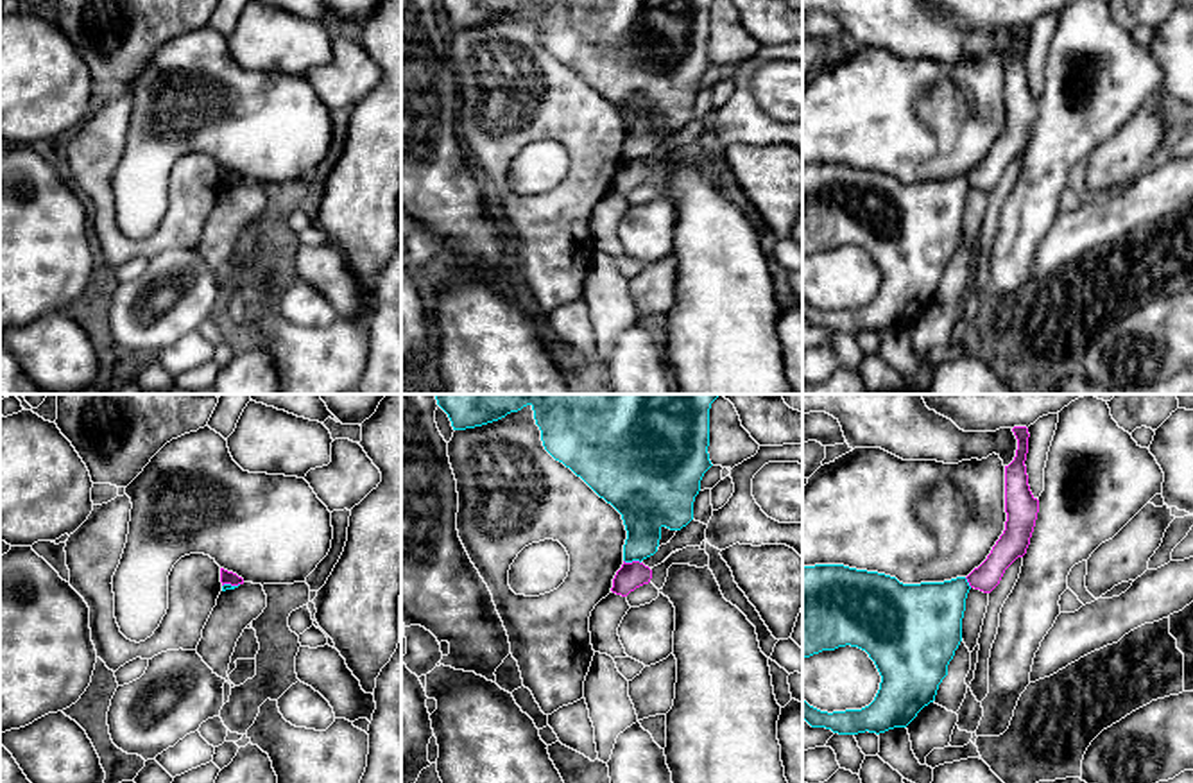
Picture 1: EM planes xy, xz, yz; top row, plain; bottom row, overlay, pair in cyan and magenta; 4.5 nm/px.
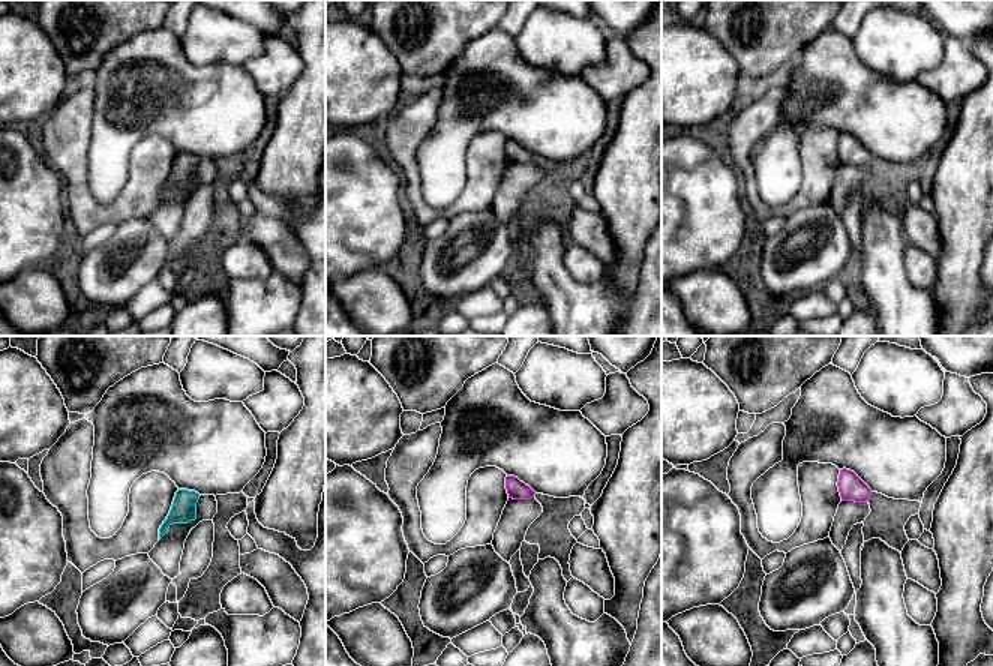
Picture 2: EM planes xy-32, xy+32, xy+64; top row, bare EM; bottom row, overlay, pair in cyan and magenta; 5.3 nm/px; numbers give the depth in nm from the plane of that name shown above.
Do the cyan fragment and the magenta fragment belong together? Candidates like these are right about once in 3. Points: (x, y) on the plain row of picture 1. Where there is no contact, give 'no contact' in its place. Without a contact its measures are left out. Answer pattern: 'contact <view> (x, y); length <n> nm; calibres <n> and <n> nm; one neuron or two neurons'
contact xz (633, 158); length 80 nm; calibres 240 and 120 nm; two neurons

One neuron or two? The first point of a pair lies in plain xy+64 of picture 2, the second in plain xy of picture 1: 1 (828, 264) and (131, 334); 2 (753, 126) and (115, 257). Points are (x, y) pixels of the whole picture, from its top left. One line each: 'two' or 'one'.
1: one
2: one

